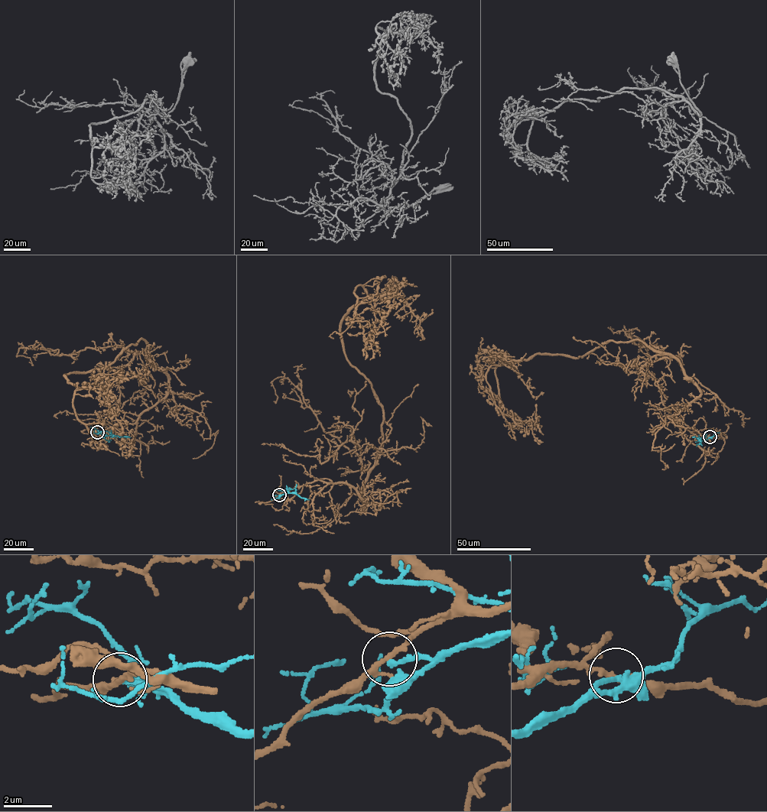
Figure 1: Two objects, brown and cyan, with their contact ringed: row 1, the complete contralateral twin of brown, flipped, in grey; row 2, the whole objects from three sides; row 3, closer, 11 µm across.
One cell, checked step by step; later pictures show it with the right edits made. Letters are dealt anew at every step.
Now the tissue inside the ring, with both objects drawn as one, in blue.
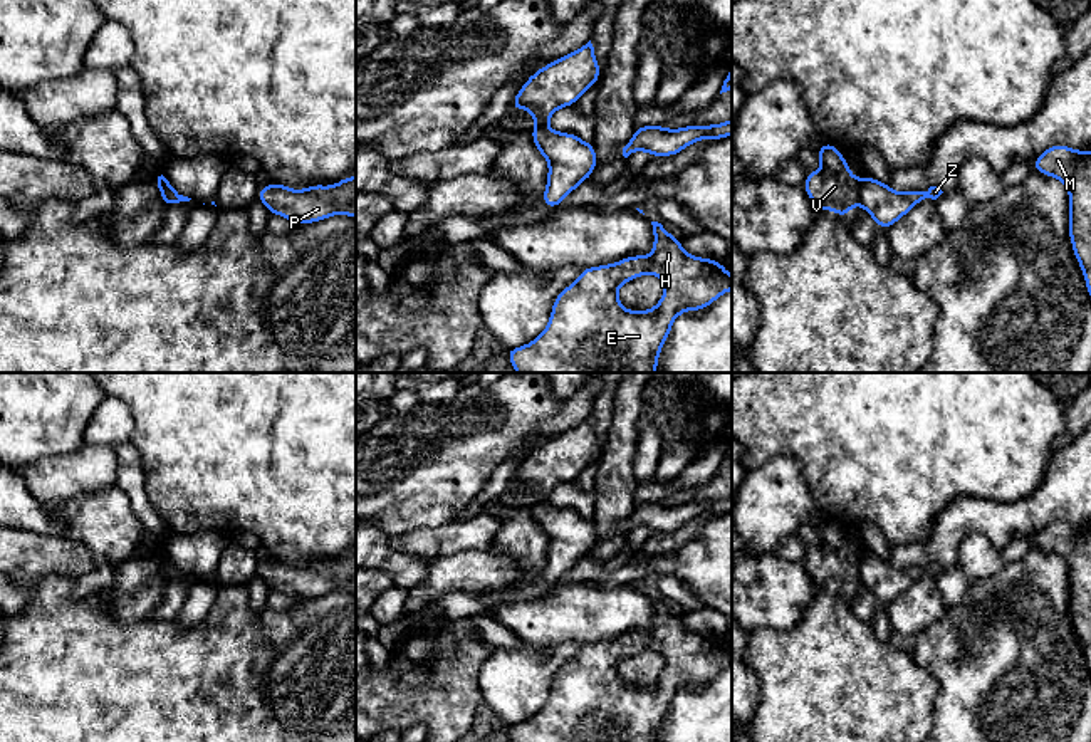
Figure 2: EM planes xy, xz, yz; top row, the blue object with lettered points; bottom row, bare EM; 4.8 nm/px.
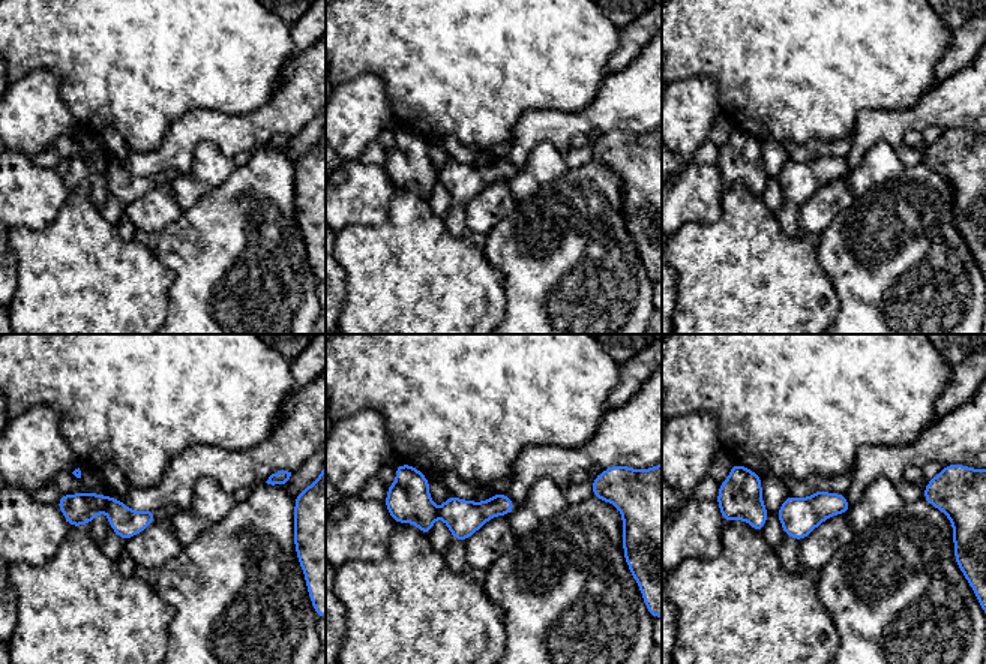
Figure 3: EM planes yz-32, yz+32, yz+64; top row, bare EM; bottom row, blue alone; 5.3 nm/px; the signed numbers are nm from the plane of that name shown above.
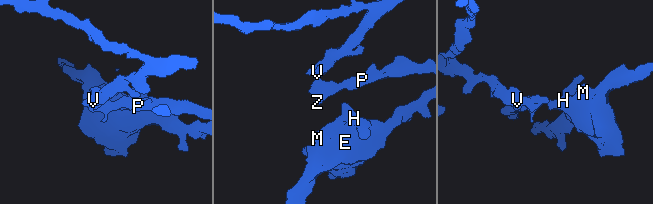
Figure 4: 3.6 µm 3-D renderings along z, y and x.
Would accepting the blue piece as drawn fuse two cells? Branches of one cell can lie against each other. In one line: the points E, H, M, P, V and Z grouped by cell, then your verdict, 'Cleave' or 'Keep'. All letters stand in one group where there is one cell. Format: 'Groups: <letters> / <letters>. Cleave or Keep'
Groups: E H M P Z / V. Cleave

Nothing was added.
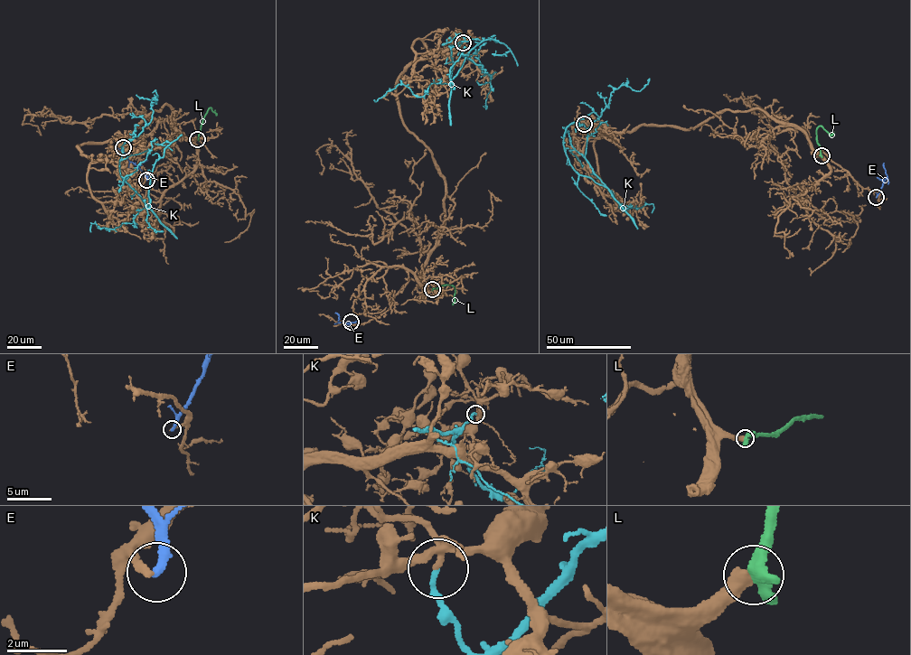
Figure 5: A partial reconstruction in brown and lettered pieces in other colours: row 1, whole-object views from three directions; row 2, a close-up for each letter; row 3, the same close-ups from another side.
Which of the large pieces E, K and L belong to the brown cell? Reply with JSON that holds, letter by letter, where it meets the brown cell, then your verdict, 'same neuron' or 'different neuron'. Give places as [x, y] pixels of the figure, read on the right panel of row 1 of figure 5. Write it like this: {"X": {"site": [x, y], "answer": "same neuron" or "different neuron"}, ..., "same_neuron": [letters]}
{"E": {"site": [876, 197], "answer": "different neuron"}, "K": {"site": [584, 124], "answer": "different neuron"}, "L": {"site": [821, 155], "answer": "different neuron"}, "same_neuron": []}

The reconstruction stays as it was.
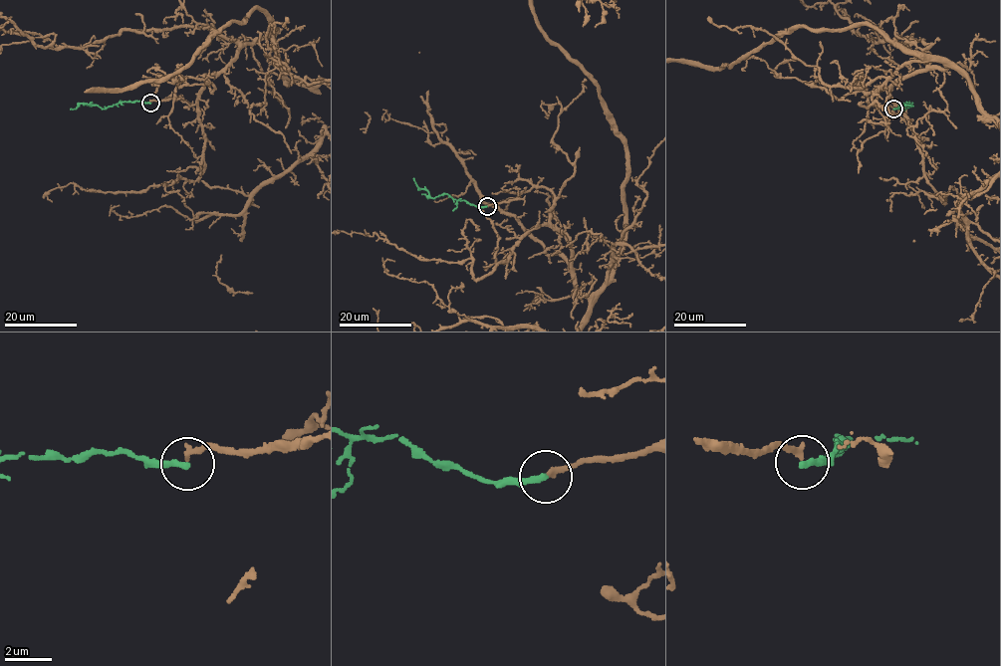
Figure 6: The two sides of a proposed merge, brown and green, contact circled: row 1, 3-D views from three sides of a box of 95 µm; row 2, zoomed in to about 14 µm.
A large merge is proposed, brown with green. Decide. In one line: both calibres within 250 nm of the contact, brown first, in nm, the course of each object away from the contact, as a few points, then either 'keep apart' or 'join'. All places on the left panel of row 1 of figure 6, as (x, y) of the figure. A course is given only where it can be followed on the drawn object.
calibres 240 and 260 nm; course green (150, 103), (125, 101), (106, 109), (80, 104), (75, 109), (70, 109); join

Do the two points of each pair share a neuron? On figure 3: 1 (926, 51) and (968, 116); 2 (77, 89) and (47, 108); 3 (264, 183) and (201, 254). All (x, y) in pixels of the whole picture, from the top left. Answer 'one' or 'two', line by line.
1: two
2: two
3: one

